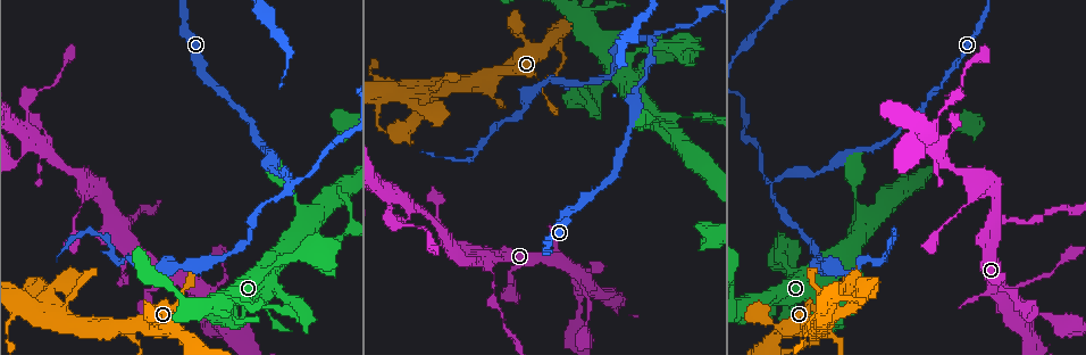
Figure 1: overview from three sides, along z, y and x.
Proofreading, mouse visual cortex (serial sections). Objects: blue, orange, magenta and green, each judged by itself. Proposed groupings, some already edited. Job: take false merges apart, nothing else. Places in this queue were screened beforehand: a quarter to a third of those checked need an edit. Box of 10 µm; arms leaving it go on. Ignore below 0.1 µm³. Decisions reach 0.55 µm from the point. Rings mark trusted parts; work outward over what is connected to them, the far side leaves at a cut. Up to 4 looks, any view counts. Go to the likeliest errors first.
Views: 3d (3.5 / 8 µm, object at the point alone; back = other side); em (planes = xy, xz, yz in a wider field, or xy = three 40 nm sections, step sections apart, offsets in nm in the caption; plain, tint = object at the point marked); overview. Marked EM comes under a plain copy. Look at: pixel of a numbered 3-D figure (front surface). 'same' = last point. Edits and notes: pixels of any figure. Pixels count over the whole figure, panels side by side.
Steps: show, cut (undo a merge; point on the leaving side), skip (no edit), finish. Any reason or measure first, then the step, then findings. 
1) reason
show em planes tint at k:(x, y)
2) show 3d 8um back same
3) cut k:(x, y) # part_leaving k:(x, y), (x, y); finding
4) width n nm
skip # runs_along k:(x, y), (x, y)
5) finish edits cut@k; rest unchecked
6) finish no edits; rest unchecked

three arms meet
show 3d 3.5um back at 1:(286, 183)

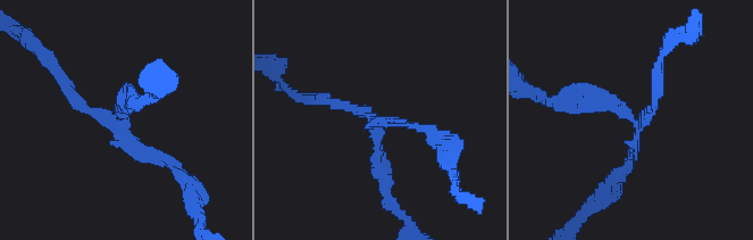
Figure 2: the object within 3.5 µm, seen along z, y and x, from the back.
show em xy step 5 tint at 2:(638, 123)

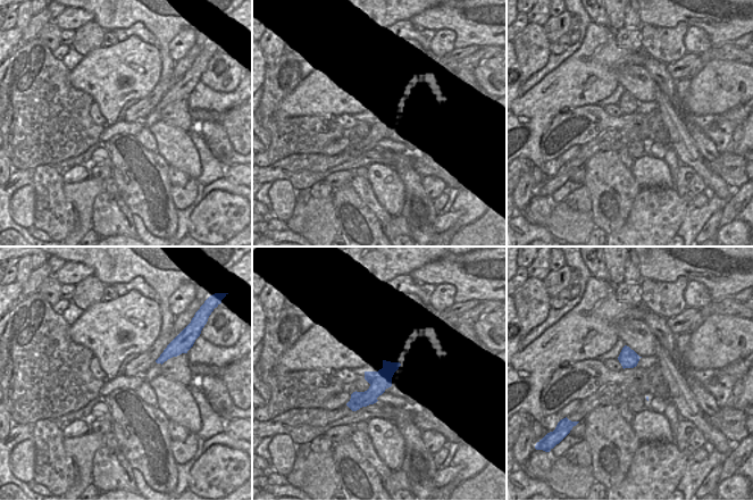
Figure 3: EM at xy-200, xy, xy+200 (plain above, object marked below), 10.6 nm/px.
cut 2:(82, 107) # part_leaving 2:(125, 131), (192, 183), (195, 201); a second cell is stuck on

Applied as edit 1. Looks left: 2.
four or more arms meet
show 3d 3.5um at 1:(860, 218)

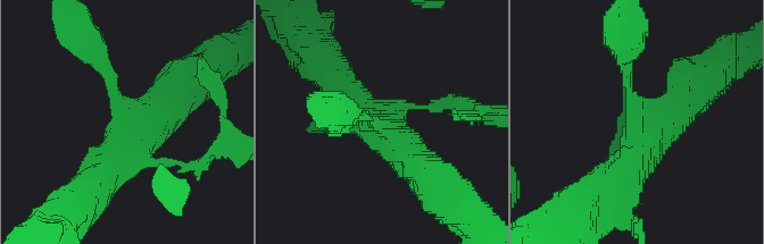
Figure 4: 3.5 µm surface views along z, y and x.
show em xy step 1 tint at 4:(375, 124)

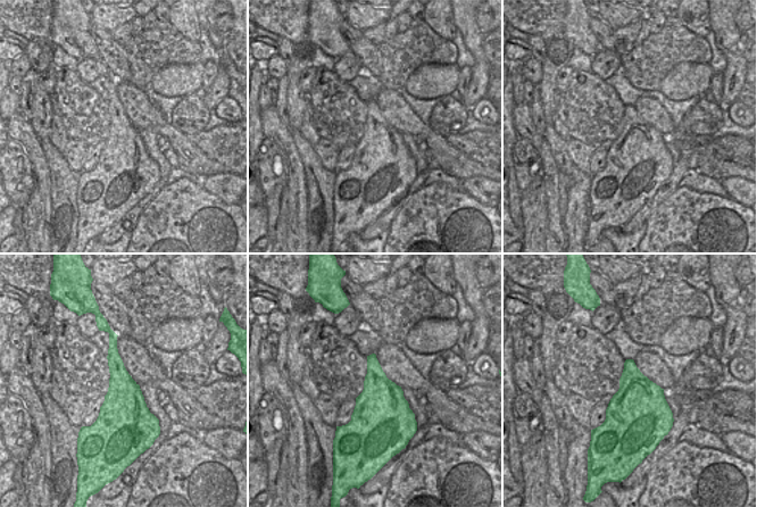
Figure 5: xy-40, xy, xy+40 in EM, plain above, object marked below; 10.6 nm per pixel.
skip # runs_along 4:(85, 196), (124, 148), (176, 95); all the same cell

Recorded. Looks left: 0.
finish edits cut@2; rest unchecked

